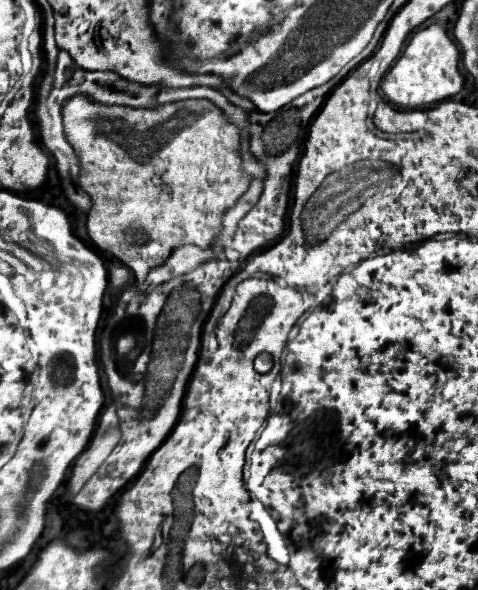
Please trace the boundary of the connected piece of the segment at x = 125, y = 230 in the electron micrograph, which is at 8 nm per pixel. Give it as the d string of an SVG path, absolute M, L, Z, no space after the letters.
M71 96L63 102L63 128L65 128L67 142L75 148L75 154L79 156L81 172L77 178L77 186L83 192L87 192L93 200L93 206L86 219L88 235L90 234L90 238L100 250L110 253L121 260L129 270L133 270L137 284L143 284L147 274L153 268L159 268L161 264L165 264L171 252L175 252L177 248L185 244L193 244L203 250L211 248L223 230L221 216L225 214L225 210L233 208L239 202L239 198L247 192L251 184L251 176L243 170L243 160L239 154L241 132L231 120L227 120L223 110L217 108L211 100L181 100L175 104L163 104L159 108L127 108L127 106L117 106L117 104L107 108L107 104L91 104L89 96Z

